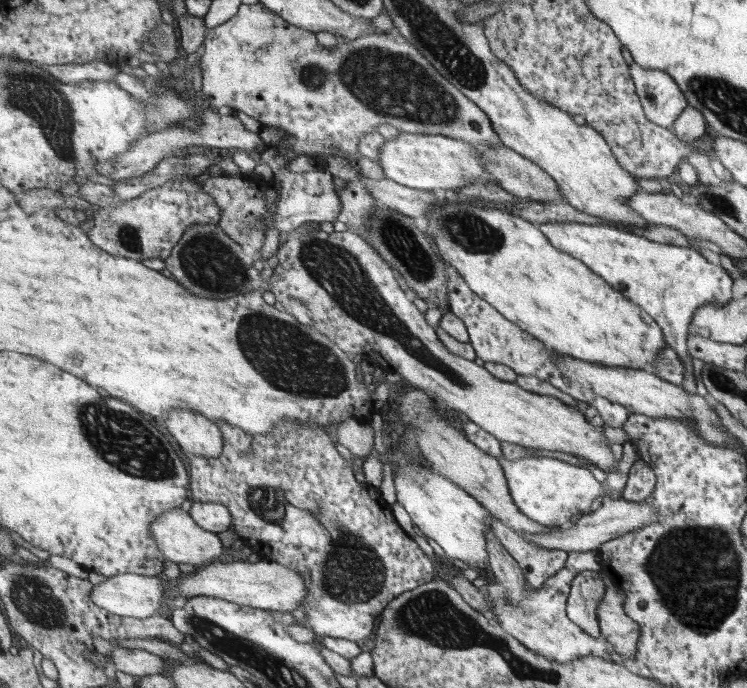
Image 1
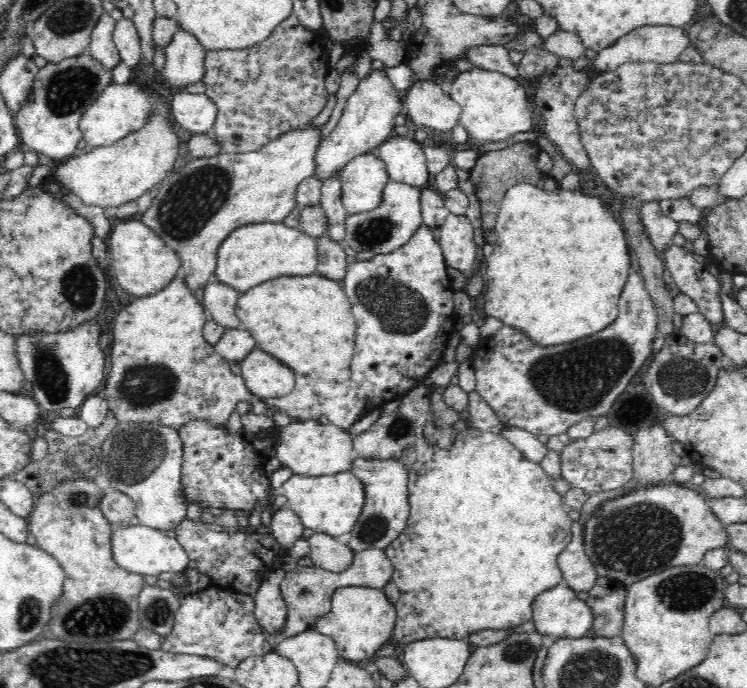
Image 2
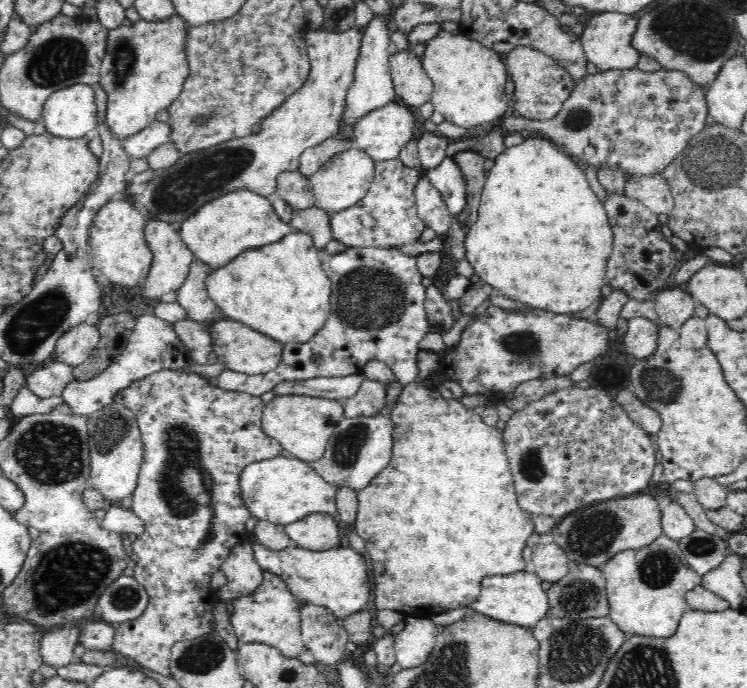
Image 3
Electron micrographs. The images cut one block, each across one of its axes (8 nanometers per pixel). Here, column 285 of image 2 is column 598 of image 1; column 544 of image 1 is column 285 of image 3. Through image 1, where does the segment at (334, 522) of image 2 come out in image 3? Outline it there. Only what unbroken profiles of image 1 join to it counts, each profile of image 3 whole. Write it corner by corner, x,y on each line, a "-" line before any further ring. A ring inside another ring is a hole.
278,456
252,462
244,466
237,474
237,490
241,504
252,518
267,521
276,525
288,525
304,518
312,511
326,511
338,520
333,501
332,483
318,476
304,461

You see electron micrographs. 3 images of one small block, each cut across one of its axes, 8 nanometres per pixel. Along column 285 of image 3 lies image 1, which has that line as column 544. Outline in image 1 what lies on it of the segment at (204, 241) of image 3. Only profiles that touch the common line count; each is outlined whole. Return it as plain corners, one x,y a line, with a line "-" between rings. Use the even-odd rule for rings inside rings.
579,222
537,224
553,246
581,259
595,274
601,275
615,290
645,309
660,323
665,340
685,364
685,379
681,387
688,394
697,392
693,355
689,353
688,332
697,309
703,305
725,305
731,298
731,275
720,265
707,262
698,250
649,240
629,230
613,225

